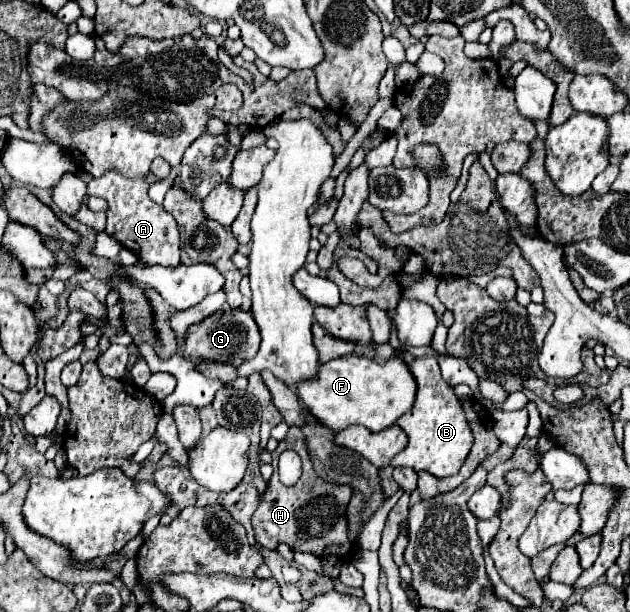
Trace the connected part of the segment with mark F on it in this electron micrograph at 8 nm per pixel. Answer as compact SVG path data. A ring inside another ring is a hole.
M340 356L320 366L320 378L316 378L316 382L302 382L298 396L314 418L336 432L350 424L362 424L372 432L380 432L396 424L396 420L414 406L416 388L408 364L398 356L382 364L366 356L358 356L356 362L348 356Z

